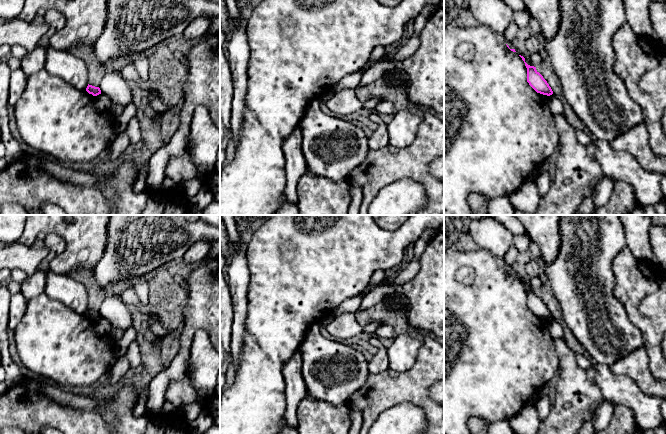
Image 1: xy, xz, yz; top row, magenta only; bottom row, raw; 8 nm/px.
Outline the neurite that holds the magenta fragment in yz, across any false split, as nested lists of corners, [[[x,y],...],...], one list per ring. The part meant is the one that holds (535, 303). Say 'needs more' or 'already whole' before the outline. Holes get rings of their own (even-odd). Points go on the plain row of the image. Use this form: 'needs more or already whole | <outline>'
already whole | [[[519,279],[527,292],[527,306],[537,316],[543,319],[550,320],[553,315],[543,300],[536,294],[536,291],[530,290],[525,286],[525,282]]]

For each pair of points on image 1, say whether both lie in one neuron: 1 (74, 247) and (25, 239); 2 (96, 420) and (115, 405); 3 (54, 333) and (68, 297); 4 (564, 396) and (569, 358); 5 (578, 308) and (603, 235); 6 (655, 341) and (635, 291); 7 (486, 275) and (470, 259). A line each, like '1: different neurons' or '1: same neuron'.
1: same neuron
2: different neurons
3: different neurons
4: same neuron
5: same neuron
6: same neuron
7: same neuron

